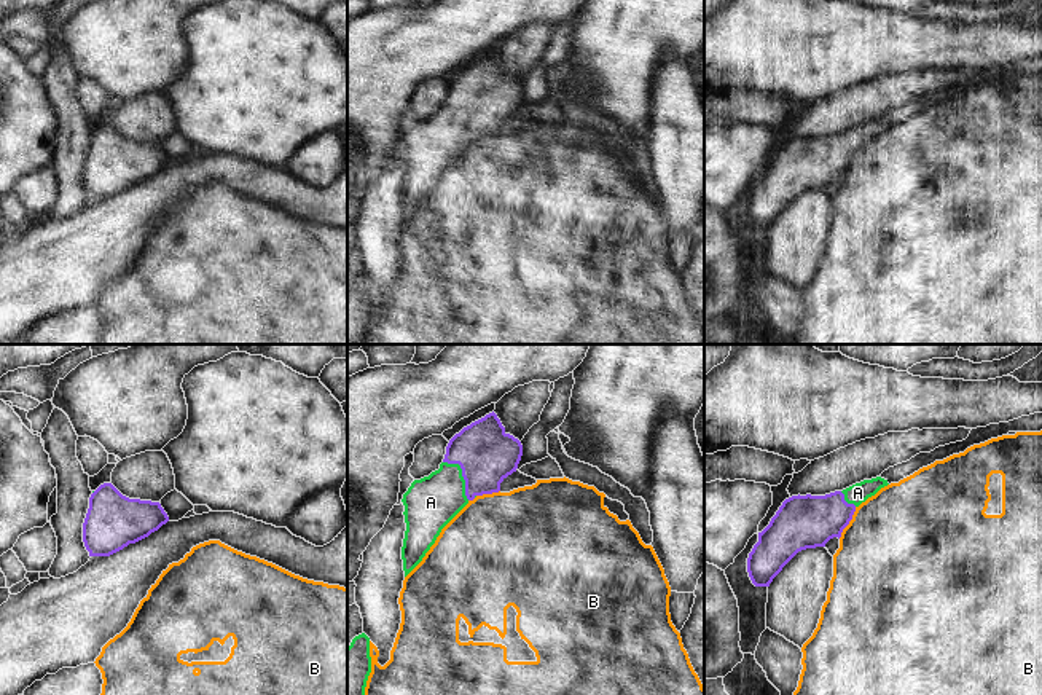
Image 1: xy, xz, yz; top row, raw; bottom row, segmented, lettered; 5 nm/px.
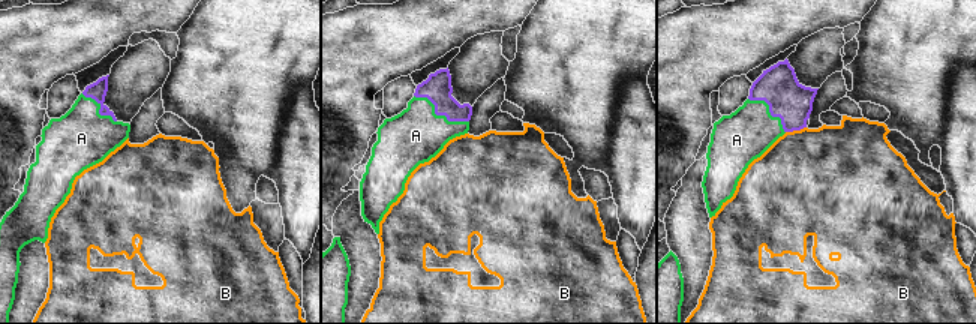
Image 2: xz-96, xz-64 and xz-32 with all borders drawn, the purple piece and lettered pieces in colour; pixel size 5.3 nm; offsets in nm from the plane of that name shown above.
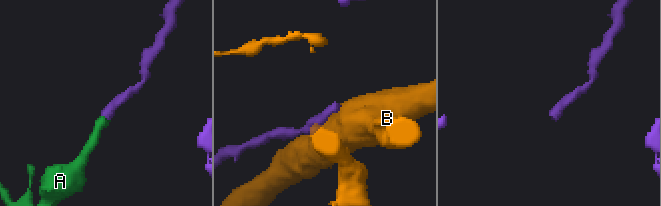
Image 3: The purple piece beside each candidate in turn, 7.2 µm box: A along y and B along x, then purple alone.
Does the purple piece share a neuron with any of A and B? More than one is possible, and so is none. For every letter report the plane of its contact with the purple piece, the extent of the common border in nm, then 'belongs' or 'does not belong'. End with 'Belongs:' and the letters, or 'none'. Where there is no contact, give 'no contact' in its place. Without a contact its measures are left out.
A: xz | 240 nm | belongs
B: yz | 180 nm | does not belong
Belongs: A

